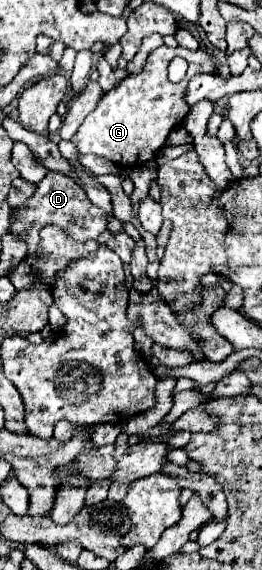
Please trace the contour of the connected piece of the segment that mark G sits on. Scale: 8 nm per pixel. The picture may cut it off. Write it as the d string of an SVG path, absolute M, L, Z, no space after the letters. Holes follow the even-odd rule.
M162 44L160 48L148 54L142 72L128 74L124 80L120 80L110 92L106 92L100 98L96 110L86 116L86 120L74 134L72 142L76 144L80 154L96 154L106 160L112 160L122 168L146 164L150 158L158 154L158 150L166 142L166 134L170 134L170 128L178 126L188 114L190 104L184 100L188 82L196 74L212 74L214 70L216 70L216 62L212 54L208 54L204 48L192 52L182 46L170 48ZM176 56L188 60L188 72L182 82L172 84L168 80L166 68L170 60Z

